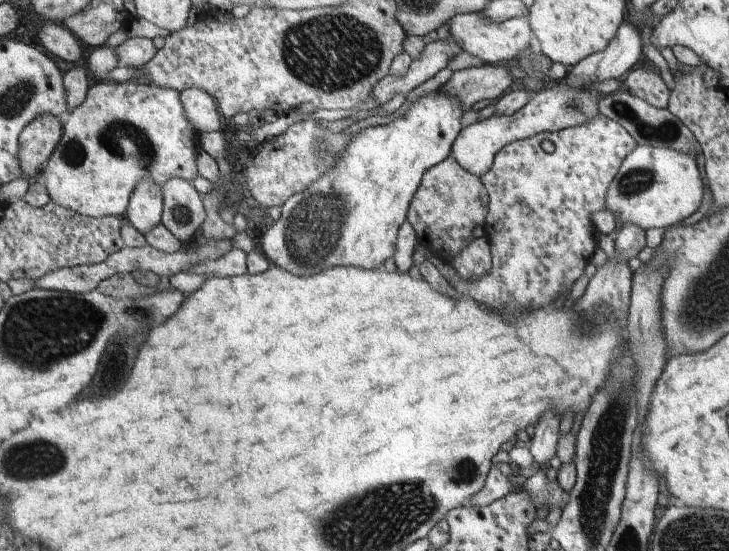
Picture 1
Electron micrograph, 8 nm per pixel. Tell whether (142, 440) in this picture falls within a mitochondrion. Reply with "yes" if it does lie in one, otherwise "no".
no

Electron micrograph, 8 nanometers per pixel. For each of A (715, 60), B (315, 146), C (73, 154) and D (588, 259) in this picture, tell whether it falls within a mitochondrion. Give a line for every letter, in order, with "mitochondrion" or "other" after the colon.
A: other
B: mitochondrion
C: mitochondrion
D: other

